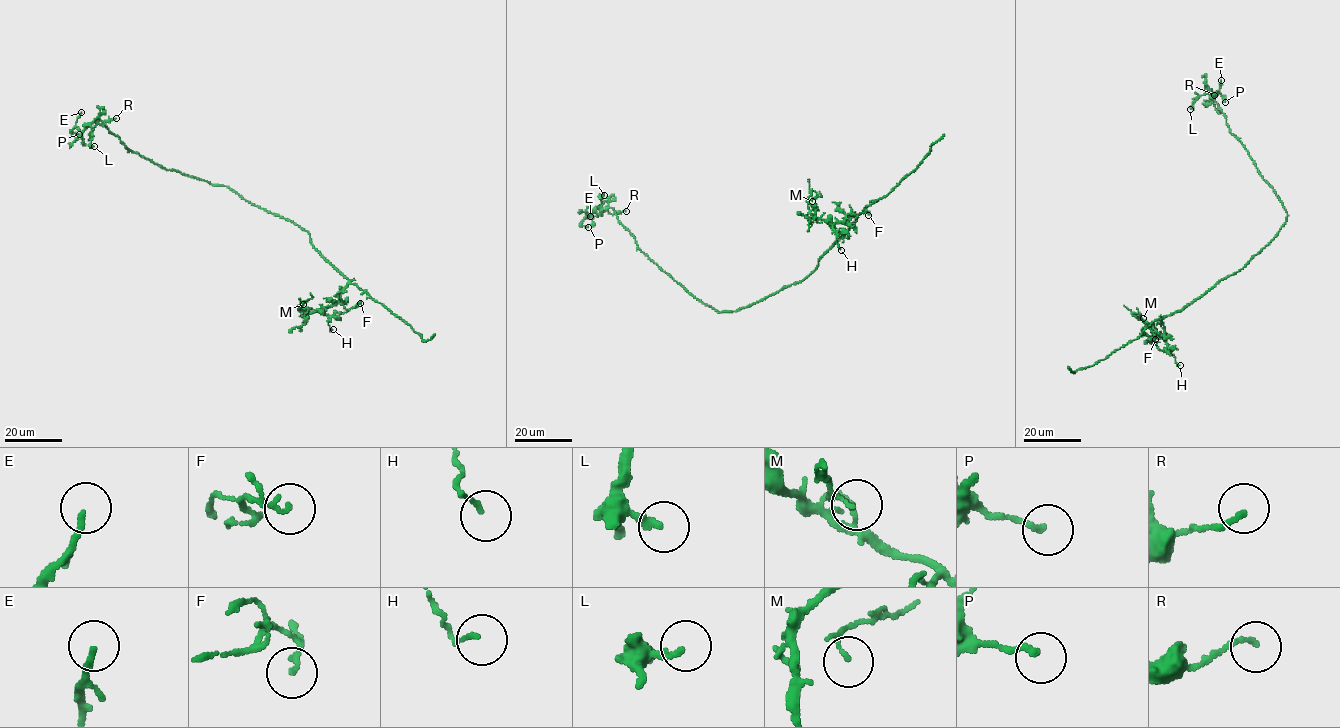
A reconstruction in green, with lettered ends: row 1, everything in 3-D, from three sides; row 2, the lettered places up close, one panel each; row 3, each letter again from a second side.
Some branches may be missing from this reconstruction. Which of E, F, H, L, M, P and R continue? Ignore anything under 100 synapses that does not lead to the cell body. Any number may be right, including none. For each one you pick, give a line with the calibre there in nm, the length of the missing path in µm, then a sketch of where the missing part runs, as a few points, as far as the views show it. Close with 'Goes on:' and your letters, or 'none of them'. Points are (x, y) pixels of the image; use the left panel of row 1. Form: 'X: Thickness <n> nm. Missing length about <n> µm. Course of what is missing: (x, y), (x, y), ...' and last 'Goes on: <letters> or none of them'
Goes on: none of them

